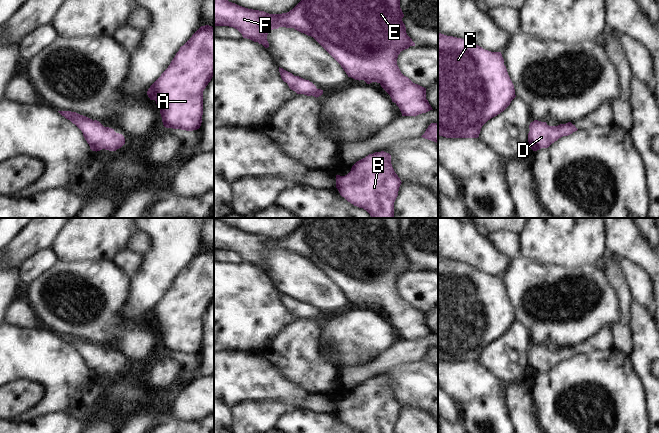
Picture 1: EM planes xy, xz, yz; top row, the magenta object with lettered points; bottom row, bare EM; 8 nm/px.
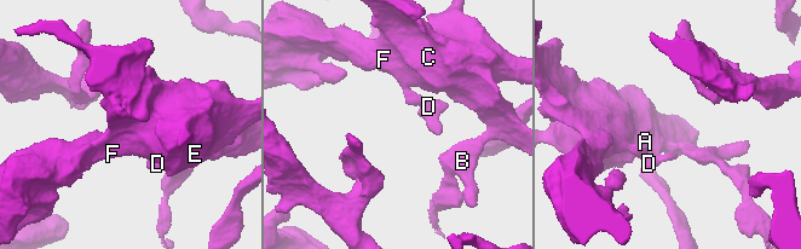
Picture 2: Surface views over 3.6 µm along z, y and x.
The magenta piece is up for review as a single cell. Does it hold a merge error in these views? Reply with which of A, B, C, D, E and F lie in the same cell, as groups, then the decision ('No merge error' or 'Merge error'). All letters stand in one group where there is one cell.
Groups: A B C D E F. No merge error

